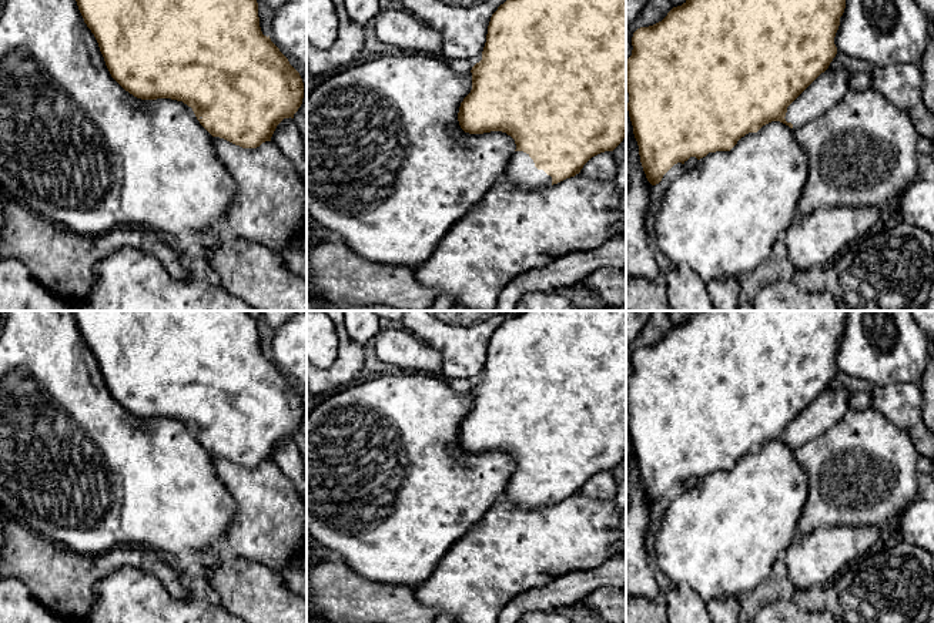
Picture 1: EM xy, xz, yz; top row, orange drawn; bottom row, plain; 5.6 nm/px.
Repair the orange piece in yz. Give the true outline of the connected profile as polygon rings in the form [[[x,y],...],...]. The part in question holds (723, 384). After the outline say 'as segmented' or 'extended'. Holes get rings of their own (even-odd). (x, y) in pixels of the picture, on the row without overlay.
[[[693,311],[682,325],[673,326],[662,341],[637,348],[632,356],[632,375],[626,381],[627,431],[647,500],[652,505],[659,503],[674,483],[684,483],[690,476],[700,479],[709,472],[730,470],[741,456],[749,452],[757,452],[763,445],[771,441],[780,441],[793,449],[799,449],[804,443],[837,426],[850,408],[848,401],[851,392],[847,389],[831,389],[828,385],[837,374],[834,356],[840,345],[840,336],[846,328],[847,312],[848,311]]]; extended

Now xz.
[[[523,311],[506,319],[491,336],[482,379],[471,392],[472,409],[461,422],[458,441],[469,453],[502,450],[515,459],[515,473],[501,498],[536,509],[575,496],[592,476],[613,470],[626,456],[626,311]]]; extended

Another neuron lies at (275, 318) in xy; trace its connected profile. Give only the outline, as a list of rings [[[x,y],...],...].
[[[262,311],[262,316],[267,321],[267,324],[275,329],[285,324],[288,319],[291,319],[294,315],[301,312],[307,311]]]

